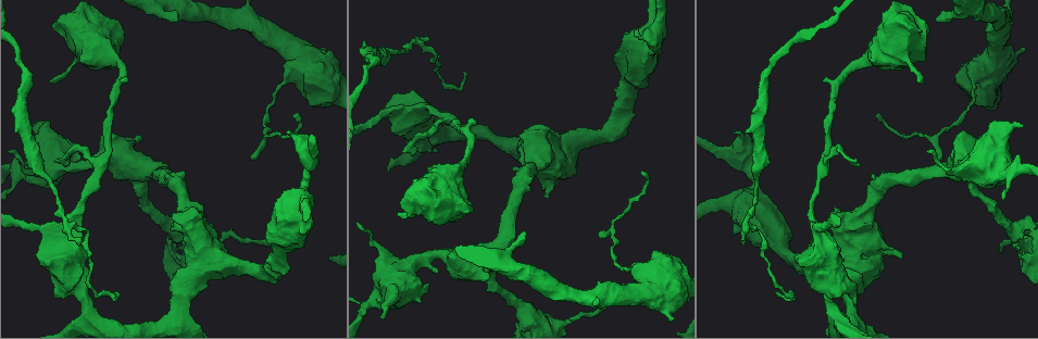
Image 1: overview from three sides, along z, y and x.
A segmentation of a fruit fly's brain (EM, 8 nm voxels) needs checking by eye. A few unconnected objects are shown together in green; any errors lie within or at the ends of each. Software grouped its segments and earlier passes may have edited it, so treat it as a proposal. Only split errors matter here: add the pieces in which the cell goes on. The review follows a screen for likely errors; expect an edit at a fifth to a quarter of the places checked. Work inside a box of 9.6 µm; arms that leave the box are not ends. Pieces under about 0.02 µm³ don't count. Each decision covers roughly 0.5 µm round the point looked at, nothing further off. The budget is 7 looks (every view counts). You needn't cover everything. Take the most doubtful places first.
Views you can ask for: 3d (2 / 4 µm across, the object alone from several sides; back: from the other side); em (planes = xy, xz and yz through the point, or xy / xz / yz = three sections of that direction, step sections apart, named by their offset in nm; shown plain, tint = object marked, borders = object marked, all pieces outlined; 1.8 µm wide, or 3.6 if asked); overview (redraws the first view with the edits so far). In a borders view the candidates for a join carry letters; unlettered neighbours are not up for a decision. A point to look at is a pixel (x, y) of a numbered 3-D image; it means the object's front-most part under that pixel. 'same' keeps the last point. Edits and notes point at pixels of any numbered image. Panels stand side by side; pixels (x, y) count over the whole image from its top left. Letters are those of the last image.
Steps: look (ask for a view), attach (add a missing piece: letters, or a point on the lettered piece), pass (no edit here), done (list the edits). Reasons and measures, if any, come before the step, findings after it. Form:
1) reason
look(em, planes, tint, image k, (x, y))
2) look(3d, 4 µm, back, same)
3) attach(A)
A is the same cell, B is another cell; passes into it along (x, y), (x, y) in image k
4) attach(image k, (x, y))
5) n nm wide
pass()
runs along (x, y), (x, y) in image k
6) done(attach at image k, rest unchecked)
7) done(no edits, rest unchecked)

thin neck
look(em, 3.6 µm, yz, step 4, borders, image 1, (298, 193))

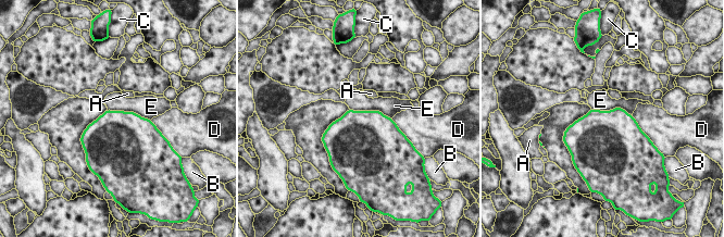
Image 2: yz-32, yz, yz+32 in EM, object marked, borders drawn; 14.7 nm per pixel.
pass()
A, B, C, D and E are other cells; border along (108, 109), (135, 112), (150, 120) in image 2; none of them fits

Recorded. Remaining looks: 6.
thick end
look(em, 3.6 µm, planes, borders, image 1, (395, 131))

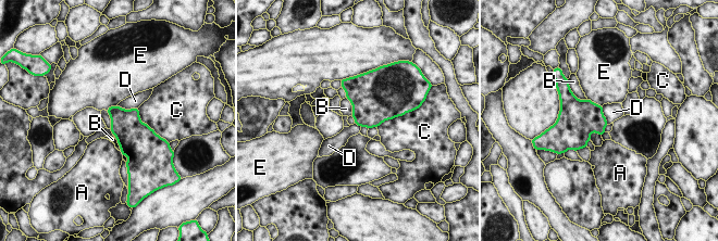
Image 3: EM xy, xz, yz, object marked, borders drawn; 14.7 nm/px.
pass()
A, B, C, D and E are other cells; border along (116, 105), (123, 109), (137, 108) in image 3; no lettered piece goes on from it

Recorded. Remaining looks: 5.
end of a long branch
look(3d, 2 µm, image 1, (777, 292))

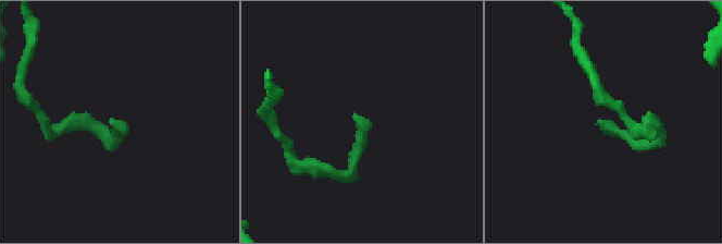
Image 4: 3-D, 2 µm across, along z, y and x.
now the EM
look(em, planes, borders, image 4, (114, 123))

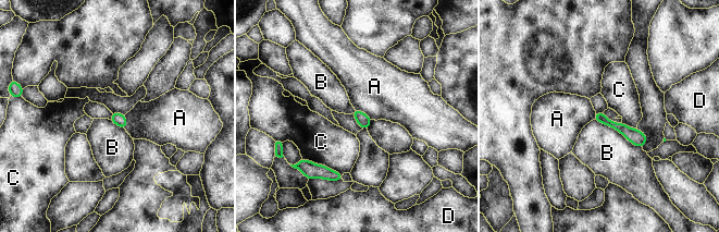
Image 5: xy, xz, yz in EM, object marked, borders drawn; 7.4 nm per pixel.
pass()
A, B, C and D are other cells; none of them fits

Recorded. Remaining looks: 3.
done(no edits, rest unchecked)

